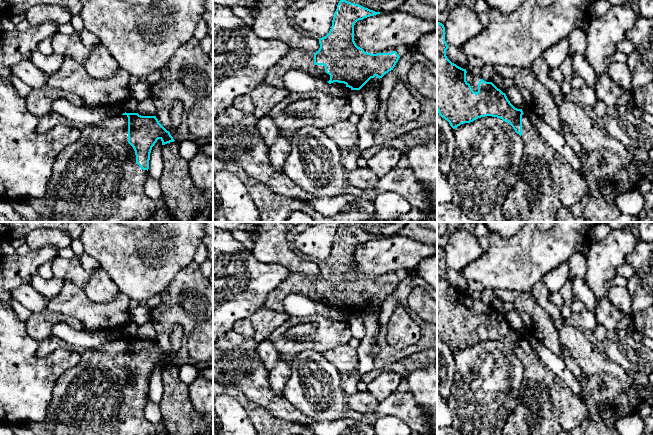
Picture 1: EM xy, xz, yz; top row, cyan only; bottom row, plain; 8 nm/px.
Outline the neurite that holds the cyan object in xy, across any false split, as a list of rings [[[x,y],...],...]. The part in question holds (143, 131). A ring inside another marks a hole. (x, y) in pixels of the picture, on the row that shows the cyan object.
[[[123,113],[104,117],[94,124],[81,126],[80,138],[64,148],[56,157],[50,181],[42,198],[28,199],[27,203],[45,222],[146,222],[155,215],[155,202],[145,191],[152,147],[158,139],[165,145],[175,140],[156,116]]]

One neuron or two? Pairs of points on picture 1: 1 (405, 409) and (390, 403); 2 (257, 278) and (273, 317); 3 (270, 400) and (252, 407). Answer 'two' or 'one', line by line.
1: one
2: two
3: two

